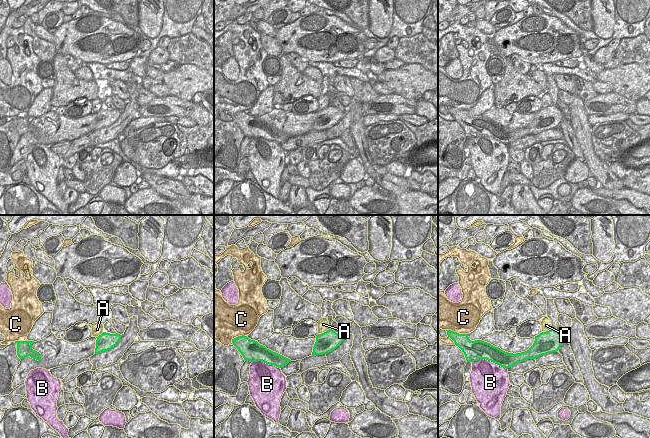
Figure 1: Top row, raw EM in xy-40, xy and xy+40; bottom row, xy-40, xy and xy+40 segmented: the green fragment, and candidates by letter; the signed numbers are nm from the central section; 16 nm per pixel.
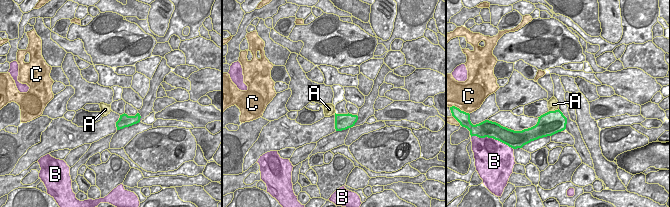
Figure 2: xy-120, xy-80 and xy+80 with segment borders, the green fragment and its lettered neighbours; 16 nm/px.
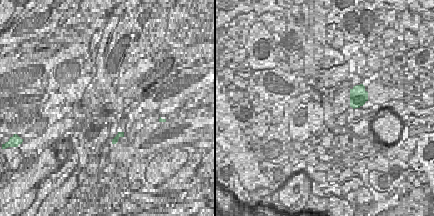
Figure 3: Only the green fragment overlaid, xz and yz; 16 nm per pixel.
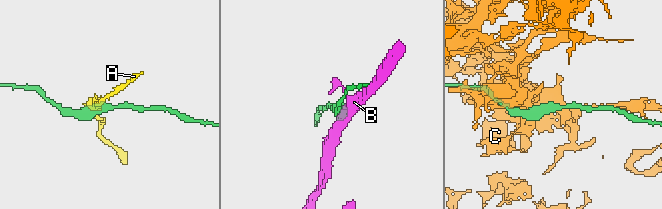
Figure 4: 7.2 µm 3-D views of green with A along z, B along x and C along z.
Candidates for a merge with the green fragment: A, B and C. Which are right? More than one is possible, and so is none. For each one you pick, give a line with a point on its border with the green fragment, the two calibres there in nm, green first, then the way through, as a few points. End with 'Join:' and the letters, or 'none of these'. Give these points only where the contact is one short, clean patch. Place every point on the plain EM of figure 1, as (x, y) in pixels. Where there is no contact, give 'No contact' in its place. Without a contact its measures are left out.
Join: none of these.

